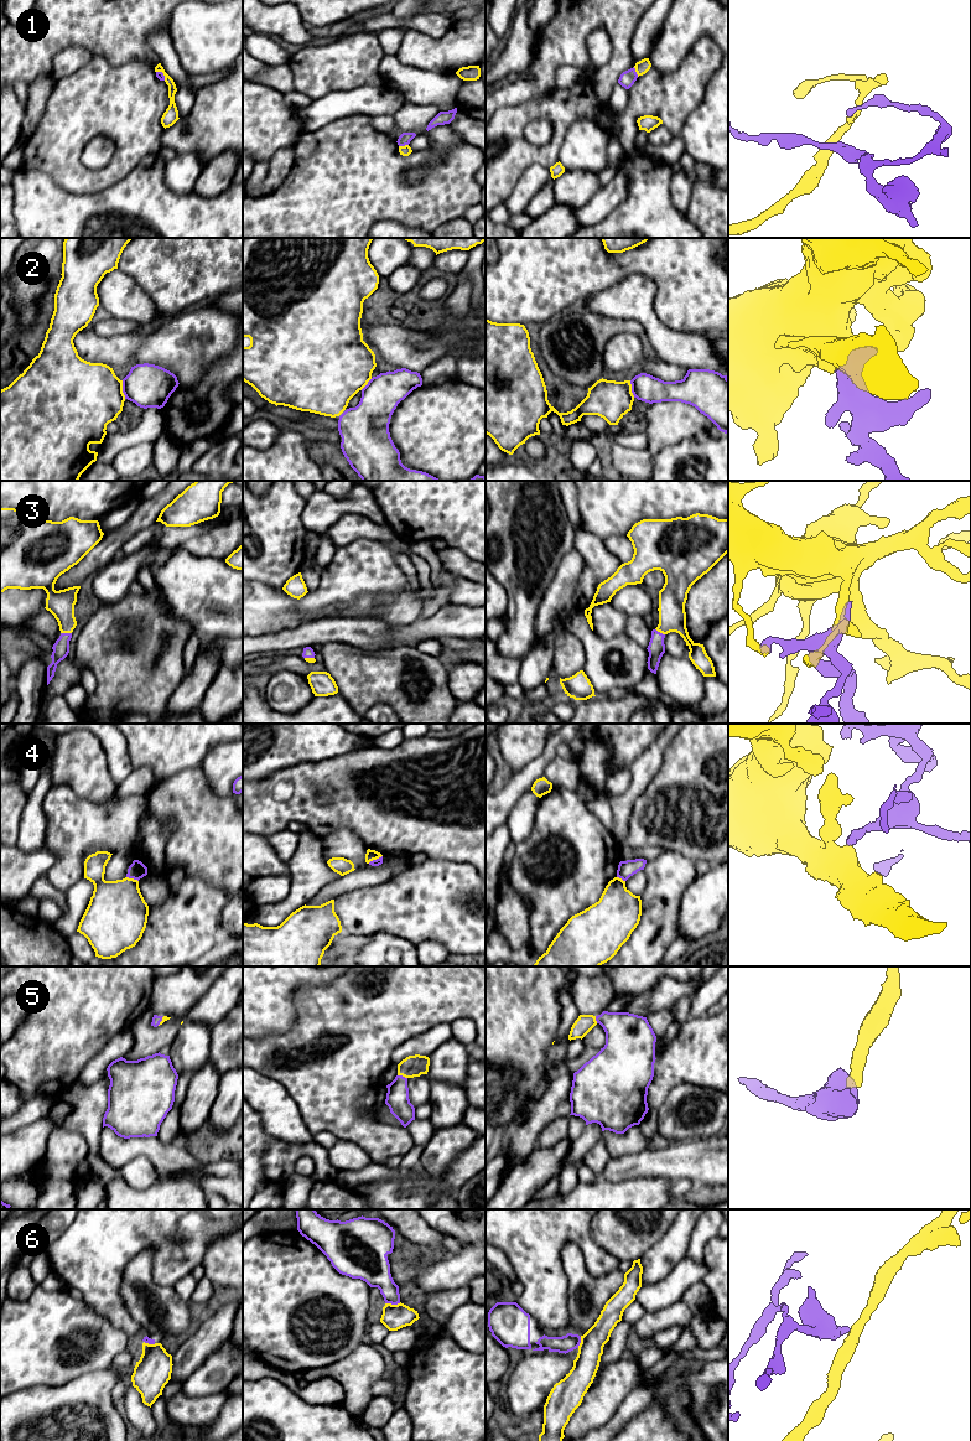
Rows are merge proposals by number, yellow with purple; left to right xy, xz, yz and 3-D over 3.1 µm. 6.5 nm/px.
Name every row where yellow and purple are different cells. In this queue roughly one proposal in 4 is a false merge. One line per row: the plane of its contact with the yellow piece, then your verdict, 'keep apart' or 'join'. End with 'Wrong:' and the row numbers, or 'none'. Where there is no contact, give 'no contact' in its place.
1: contact in xz; keep apart
2: contact in xy; join
3: contact in xy; join
4: contact in xy; keep apart
5: contact in xz; join
6: contact in xz; keep apart
Wrong: 1, 4, 6

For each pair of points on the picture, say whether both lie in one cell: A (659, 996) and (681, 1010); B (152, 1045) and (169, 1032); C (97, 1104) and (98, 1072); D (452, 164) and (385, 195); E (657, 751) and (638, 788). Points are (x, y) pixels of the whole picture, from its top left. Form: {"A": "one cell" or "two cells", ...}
{"A": "two cells", "B": "one cell", "C": "two cells", "D": "one cell", "E": "one cell"}

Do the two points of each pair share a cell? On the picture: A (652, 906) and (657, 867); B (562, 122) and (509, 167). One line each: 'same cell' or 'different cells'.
A: same cell
B: same cell

